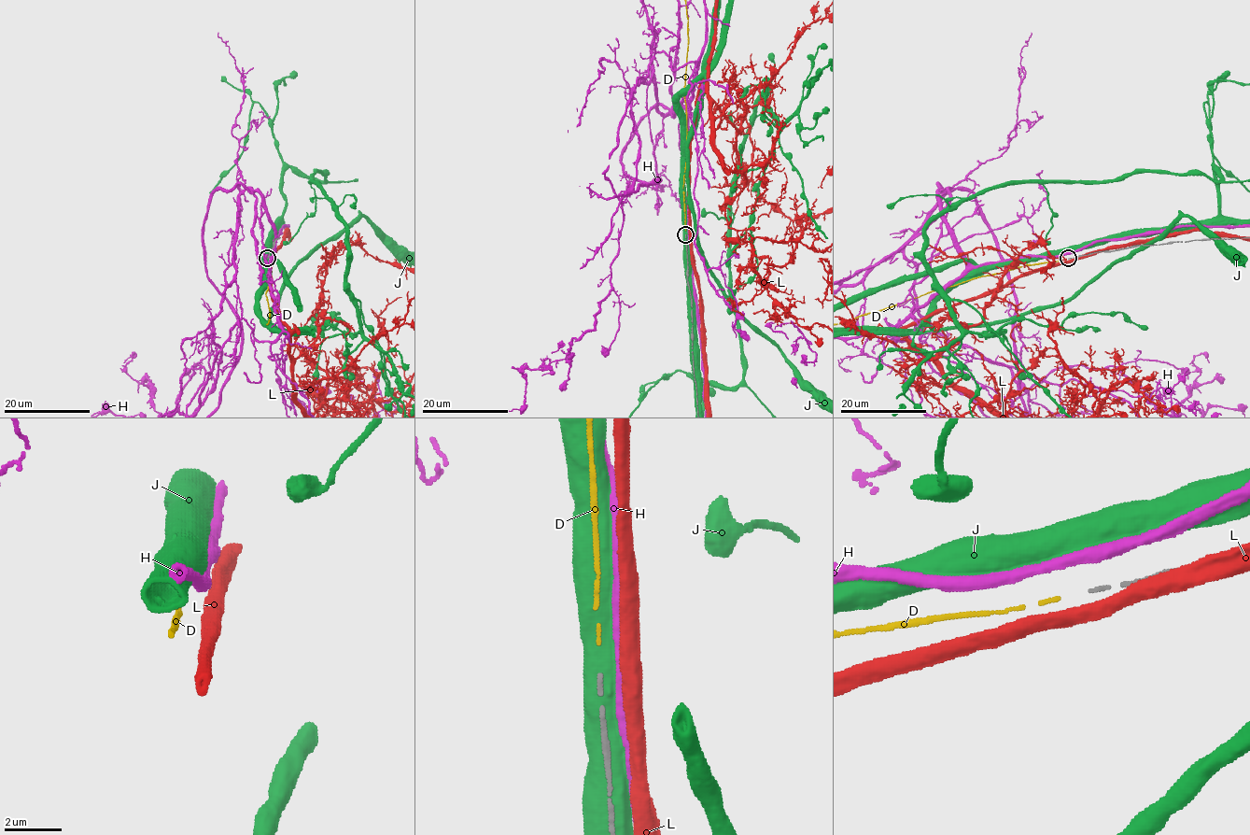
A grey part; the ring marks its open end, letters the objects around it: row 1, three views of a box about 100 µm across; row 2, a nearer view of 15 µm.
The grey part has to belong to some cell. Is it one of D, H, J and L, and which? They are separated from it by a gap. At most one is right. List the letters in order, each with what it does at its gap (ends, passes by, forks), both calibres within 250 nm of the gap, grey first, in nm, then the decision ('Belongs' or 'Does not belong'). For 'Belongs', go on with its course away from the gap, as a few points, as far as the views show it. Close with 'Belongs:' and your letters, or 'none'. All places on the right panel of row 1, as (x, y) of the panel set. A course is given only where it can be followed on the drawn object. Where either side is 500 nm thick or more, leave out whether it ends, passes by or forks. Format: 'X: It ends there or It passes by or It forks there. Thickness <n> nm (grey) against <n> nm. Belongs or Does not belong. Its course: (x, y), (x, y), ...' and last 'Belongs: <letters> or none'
D: It ends there. Thickness 110 nm (grey) against 110 nm. Belongs
H: It passes by. Thickness 110 nm (grey) against 440 nm. Does not belong
J: Thickness 110 nm (grey) against 750 nm. Does not belong
L: Thickness 110 nm (grey) against 500 nm. Does not belong
Belongs: D

